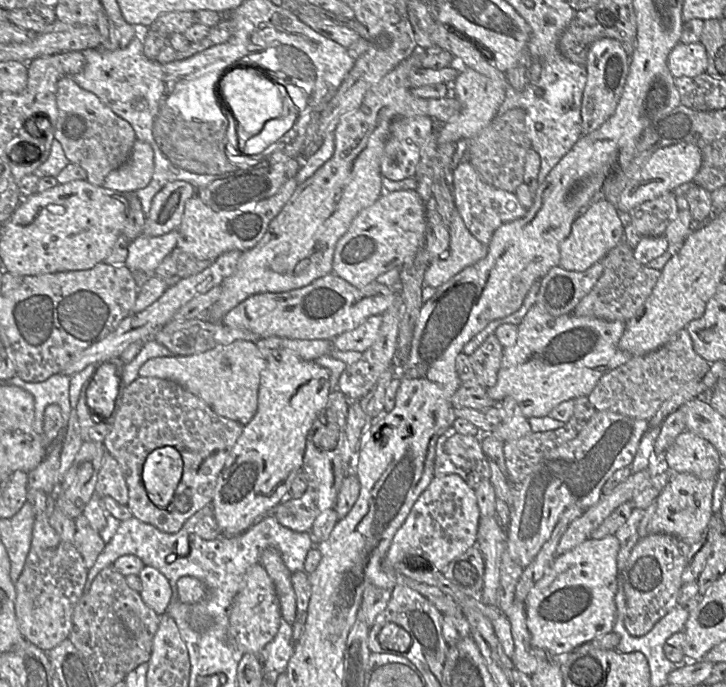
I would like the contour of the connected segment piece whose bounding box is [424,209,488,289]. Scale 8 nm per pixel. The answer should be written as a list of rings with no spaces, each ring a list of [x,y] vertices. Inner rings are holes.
[[[454,210],[454,219],[448,224],[449,249],[441,258],[432,260],[424,274],[424,284],[439,288],[461,270],[486,257],[488,248],[477,240],[463,219]]]

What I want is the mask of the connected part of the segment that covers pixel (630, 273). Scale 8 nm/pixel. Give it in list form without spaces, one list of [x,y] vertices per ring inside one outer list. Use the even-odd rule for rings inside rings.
[[[623,240],[602,261],[604,265],[602,275],[592,290],[578,303],[573,313],[576,316],[627,322],[645,303],[656,286],[661,271],[638,262],[634,257],[633,248]]]

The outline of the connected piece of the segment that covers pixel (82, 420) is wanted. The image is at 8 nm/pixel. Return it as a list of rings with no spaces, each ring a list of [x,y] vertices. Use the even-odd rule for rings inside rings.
[[[84,384],[75,408],[78,416],[81,438],[86,442],[96,442],[102,444],[105,437],[111,430],[112,420],[116,410],[113,411],[110,417],[104,417],[102,420],[99,420],[97,418],[98,415],[95,416],[87,405],[87,399],[85,398],[86,390],[87,385]],[[104,419],[107,419],[105,423]]]

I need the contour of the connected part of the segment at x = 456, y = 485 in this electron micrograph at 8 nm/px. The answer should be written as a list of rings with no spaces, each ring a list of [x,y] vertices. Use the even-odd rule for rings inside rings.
[[[450,474],[445,476],[434,476],[429,486],[425,489],[425,491],[418,497],[416,502],[414,503],[413,507],[411,508],[407,518],[405,519],[404,523],[401,525],[401,527],[397,530],[395,533],[392,542],[390,544],[390,547],[386,553],[386,558],[388,561],[389,568],[392,568],[394,570],[394,565],[398,562],[405,561],[406,559],[409,560],[409,562],[413,561],[420,561],[421,563],[416,567],[416,569],[426,569],[426,568],[432,568],[438,571],[443,571],[444,568],[447,567],[447,565],[465,553],[469,548],[471,548],[473,545],[476,544],[477,539],[477,531],[478,531],[478,525],[481,518],[480,510],[477,504],[477,498],[475,495],[474,490],[463,480],[462,477],[456,474]]]

